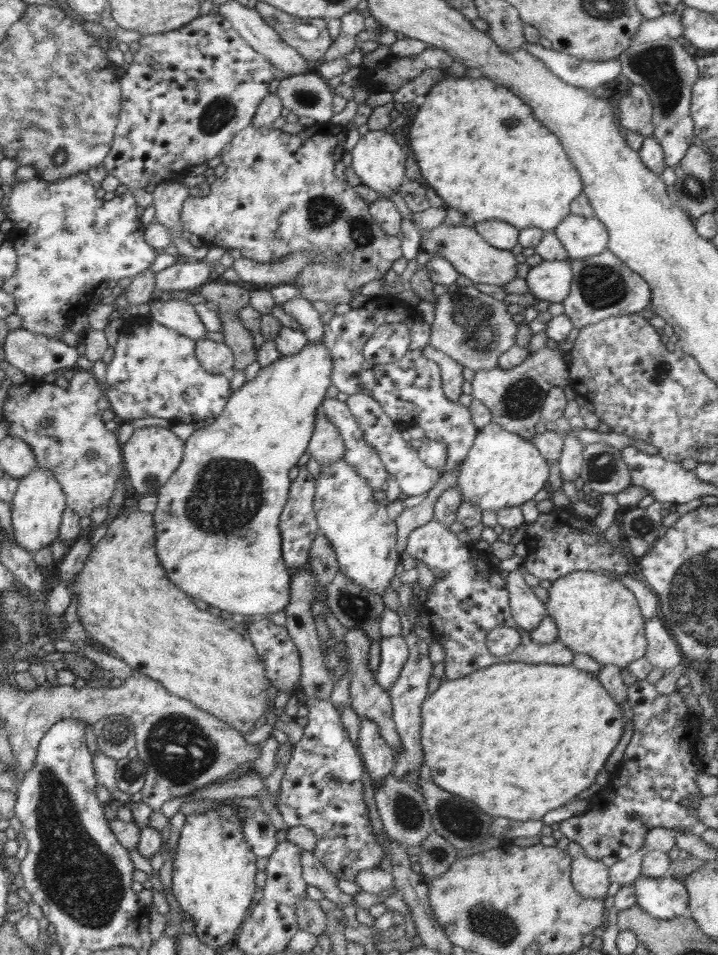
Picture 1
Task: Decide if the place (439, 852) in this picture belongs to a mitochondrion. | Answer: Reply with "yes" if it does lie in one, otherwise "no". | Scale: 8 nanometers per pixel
yes

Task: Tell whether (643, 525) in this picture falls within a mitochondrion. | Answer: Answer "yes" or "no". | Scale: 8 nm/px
yes

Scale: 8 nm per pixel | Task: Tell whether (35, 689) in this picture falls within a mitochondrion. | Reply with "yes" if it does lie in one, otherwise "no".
no

